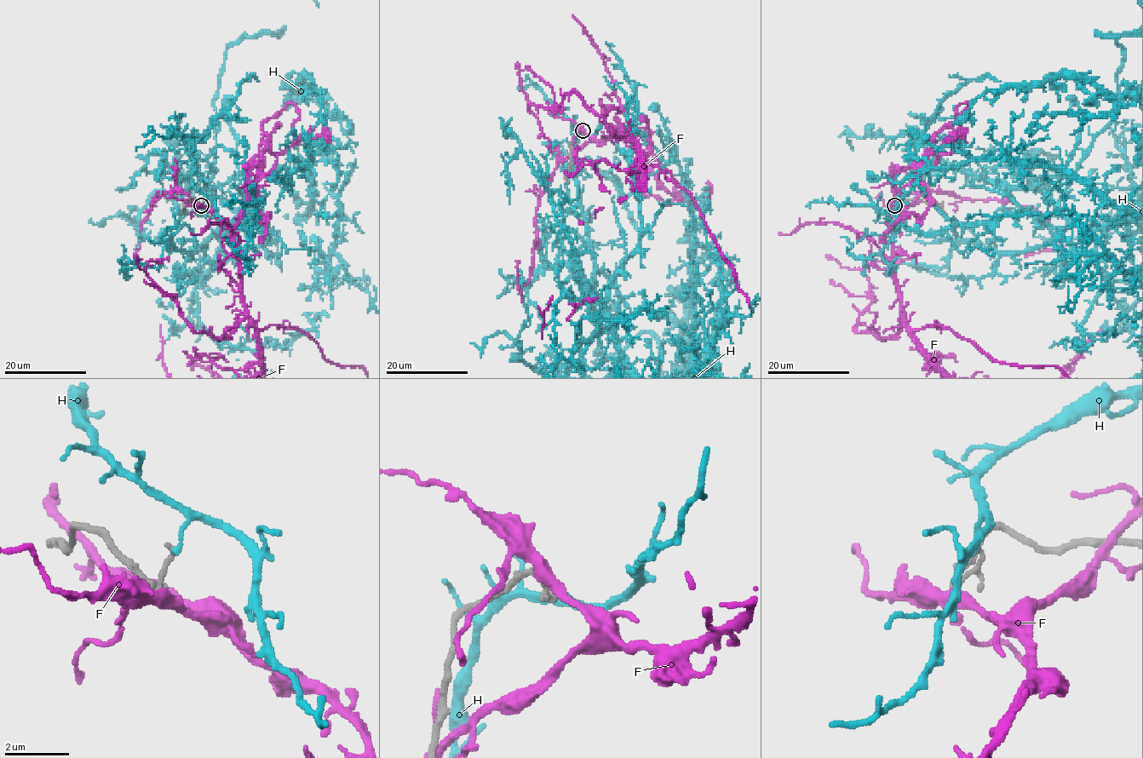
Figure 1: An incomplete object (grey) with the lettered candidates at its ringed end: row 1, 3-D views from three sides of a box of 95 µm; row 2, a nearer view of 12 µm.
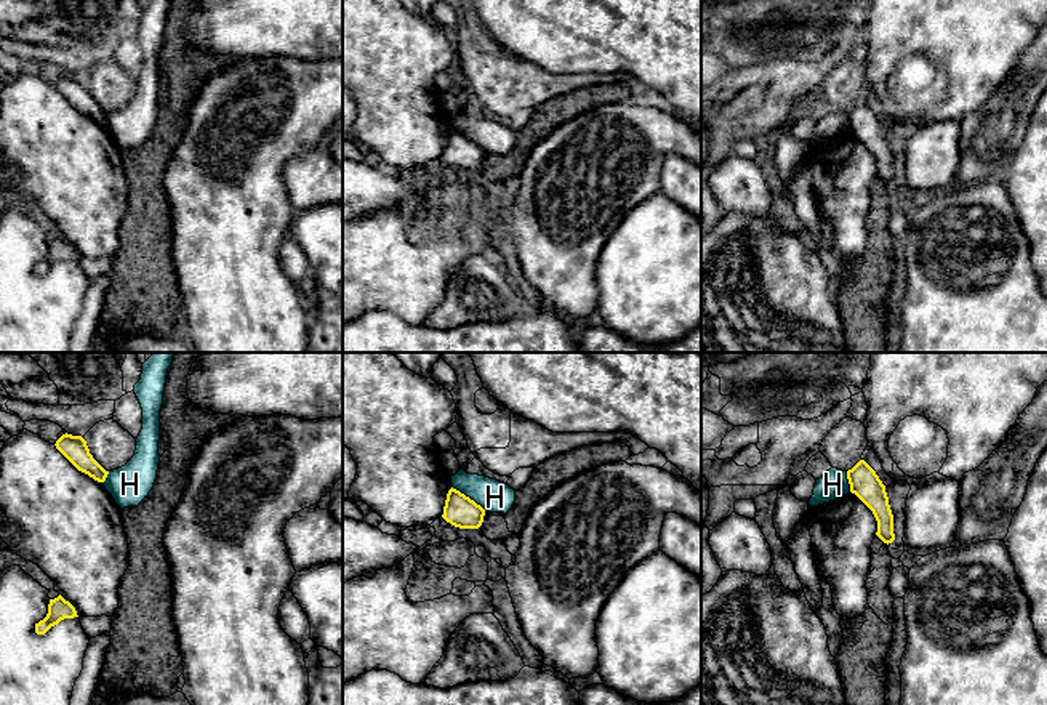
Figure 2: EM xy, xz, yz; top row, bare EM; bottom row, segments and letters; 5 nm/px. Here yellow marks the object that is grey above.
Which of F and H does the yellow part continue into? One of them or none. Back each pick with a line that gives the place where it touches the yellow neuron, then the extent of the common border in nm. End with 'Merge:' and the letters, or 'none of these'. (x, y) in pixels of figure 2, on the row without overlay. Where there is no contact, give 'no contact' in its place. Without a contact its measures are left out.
Merge: none of these

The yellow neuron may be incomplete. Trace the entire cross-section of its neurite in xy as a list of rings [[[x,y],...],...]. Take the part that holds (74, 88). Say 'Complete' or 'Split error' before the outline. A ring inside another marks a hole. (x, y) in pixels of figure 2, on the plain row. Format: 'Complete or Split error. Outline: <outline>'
Complete. Outline: [[[62,75],[56,82],[56,90],[82,114],[88,115],[98,123],[104,123],[109,112],[106,112],[90,95],[86,82],[82,77]]]

